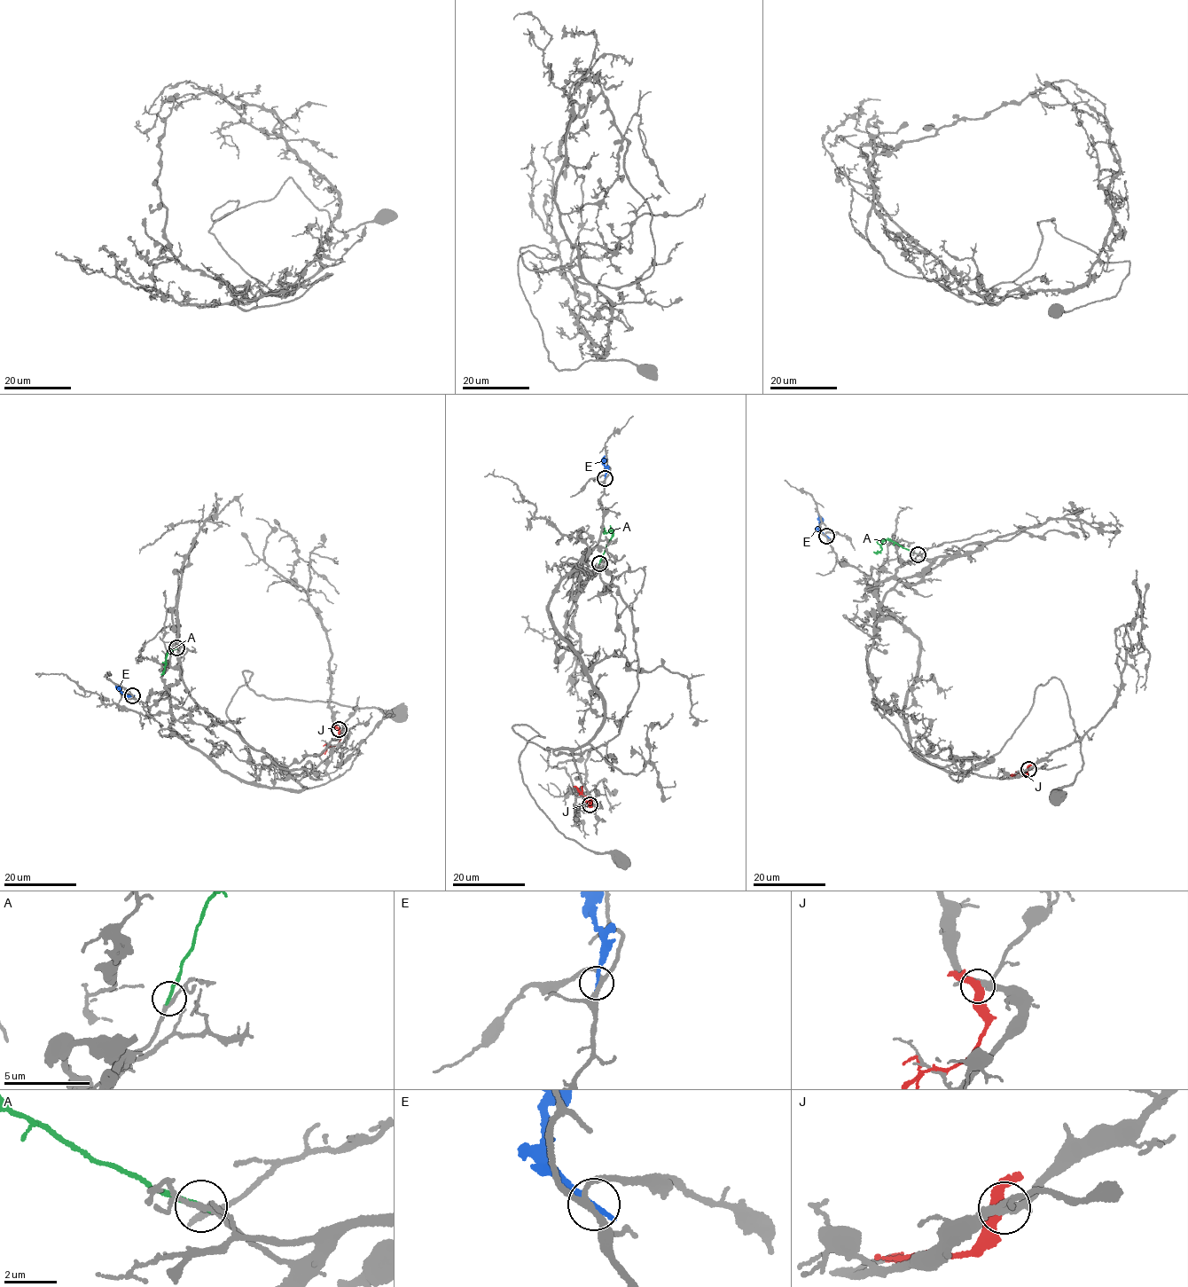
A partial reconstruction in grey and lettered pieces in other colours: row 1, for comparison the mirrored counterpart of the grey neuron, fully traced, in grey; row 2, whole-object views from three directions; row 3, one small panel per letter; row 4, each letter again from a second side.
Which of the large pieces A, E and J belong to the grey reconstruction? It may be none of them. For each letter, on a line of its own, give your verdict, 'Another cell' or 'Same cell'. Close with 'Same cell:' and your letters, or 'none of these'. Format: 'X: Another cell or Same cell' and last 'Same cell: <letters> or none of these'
A: Same cell
E: Another cell
J: Another cell
Same cell: A

